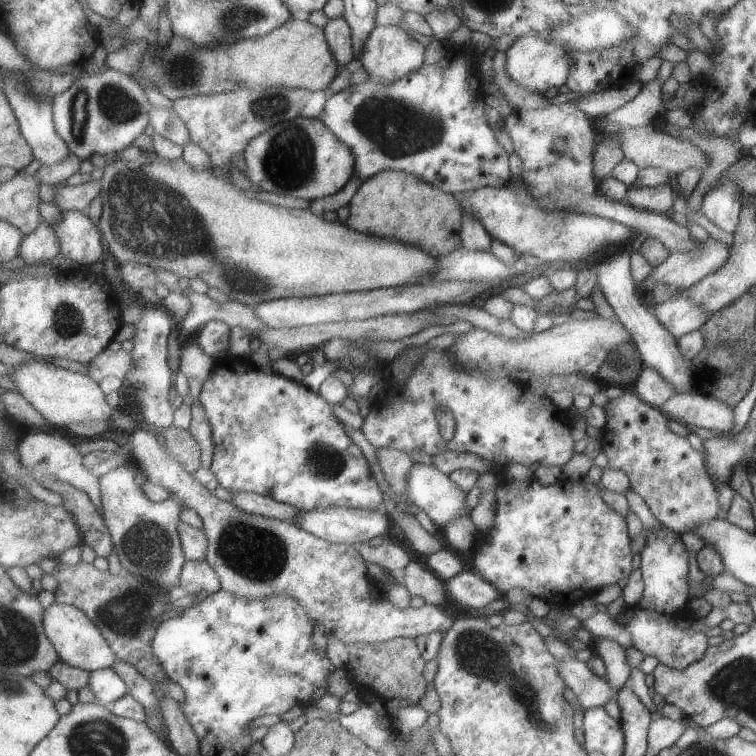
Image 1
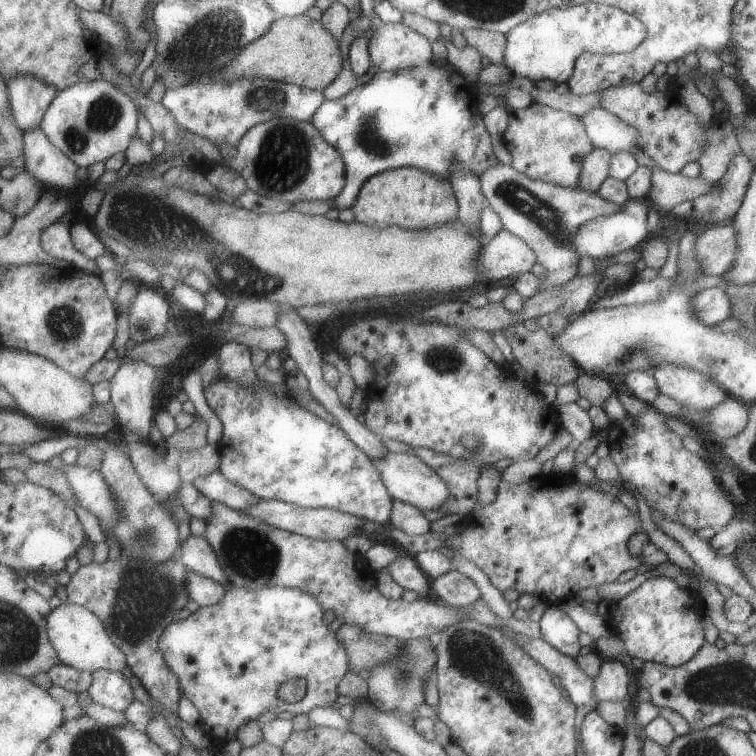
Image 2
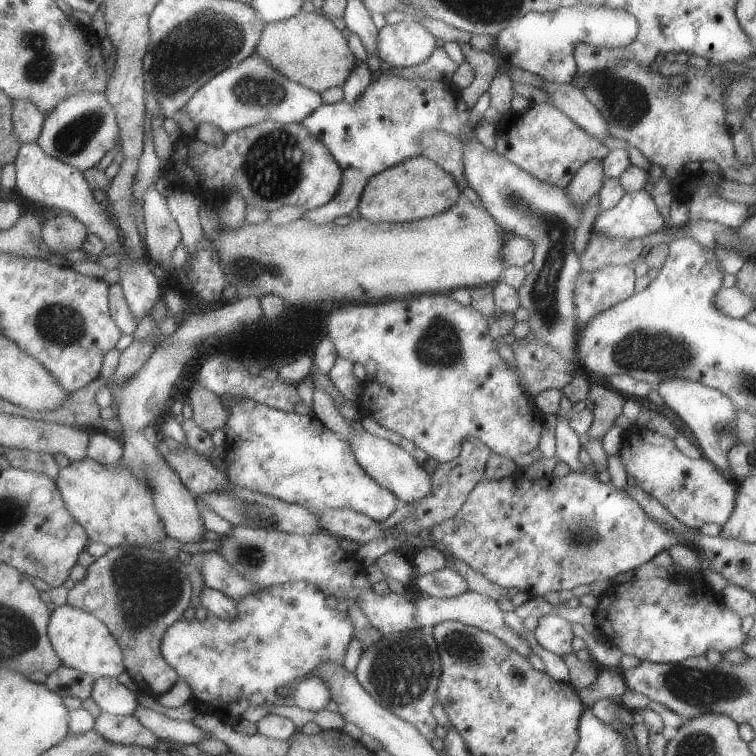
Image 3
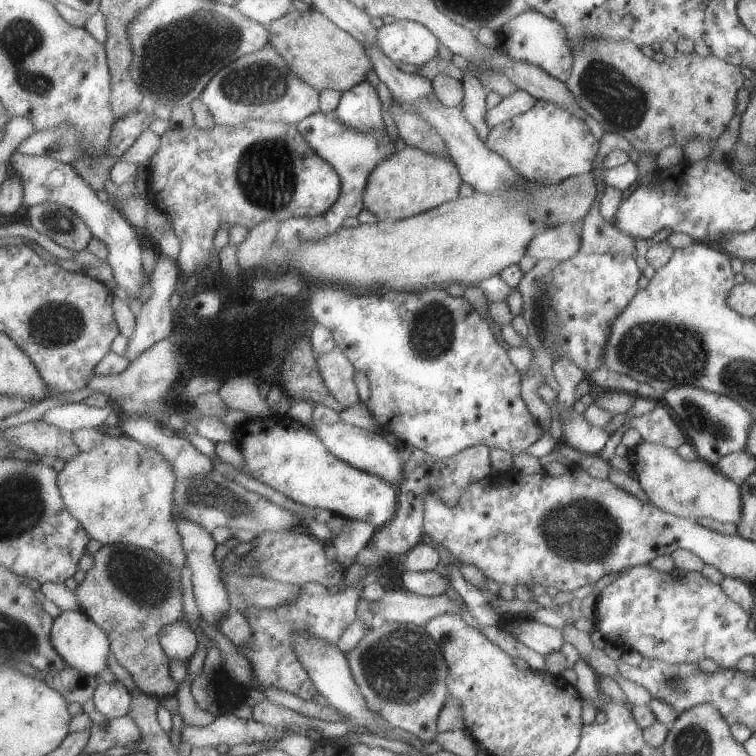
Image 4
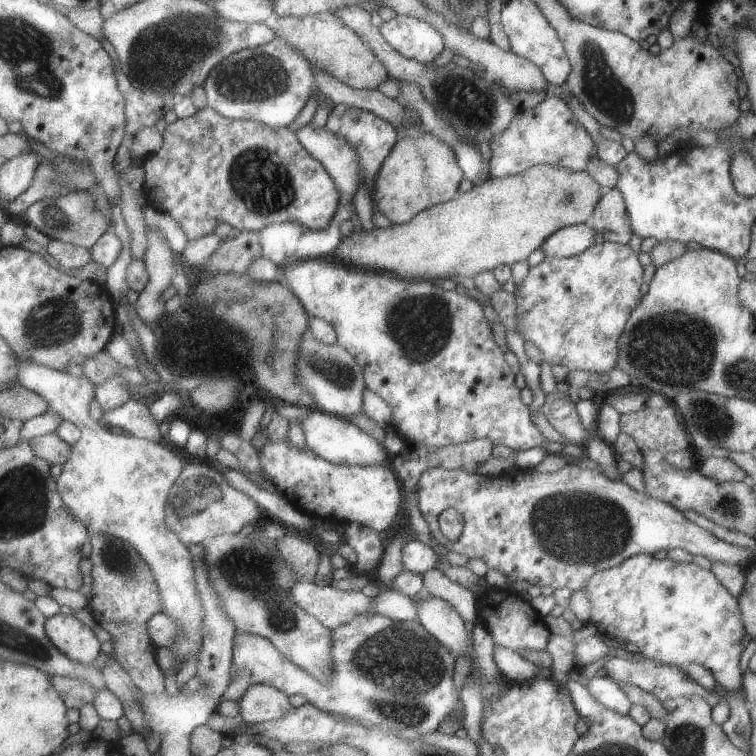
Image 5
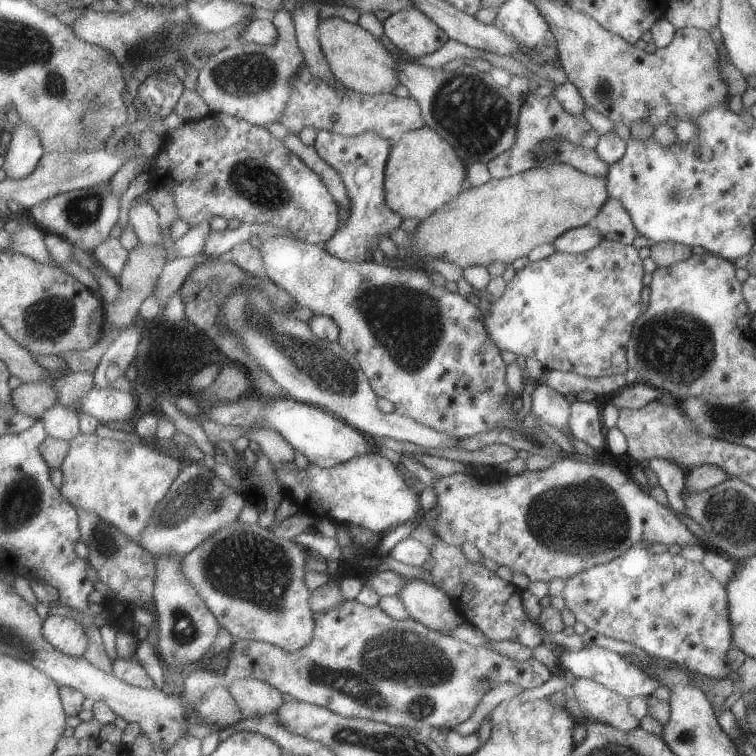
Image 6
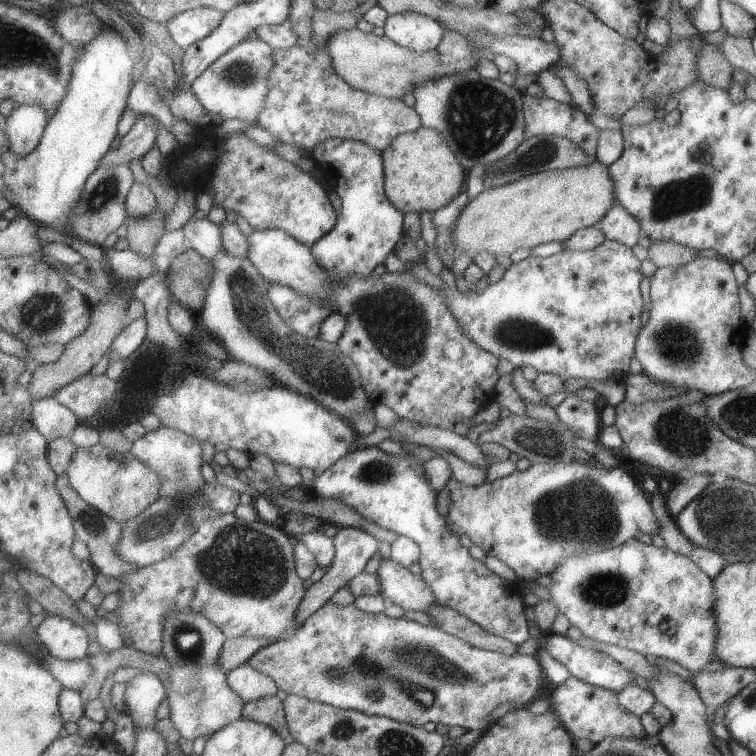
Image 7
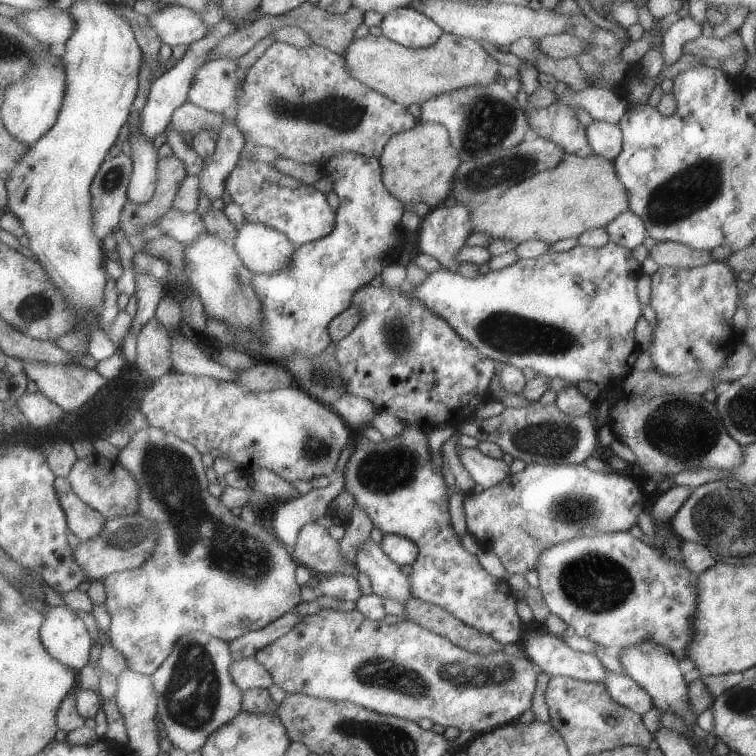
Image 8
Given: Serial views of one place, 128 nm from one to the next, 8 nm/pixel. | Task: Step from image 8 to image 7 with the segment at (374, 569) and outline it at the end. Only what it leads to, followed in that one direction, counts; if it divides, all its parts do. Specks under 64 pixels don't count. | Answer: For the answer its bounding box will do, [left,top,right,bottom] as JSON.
[377,559,437,613]

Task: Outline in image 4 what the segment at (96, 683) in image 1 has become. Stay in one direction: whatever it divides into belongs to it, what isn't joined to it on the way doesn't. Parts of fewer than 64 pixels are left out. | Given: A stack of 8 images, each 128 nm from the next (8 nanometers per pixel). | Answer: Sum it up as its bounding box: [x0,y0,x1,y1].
[94,682,133,719]

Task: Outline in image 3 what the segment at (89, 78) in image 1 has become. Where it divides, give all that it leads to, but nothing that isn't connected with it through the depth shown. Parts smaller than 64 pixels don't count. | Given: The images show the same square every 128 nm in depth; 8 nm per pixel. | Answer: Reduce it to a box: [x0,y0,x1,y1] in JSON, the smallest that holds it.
[37,92,120,171]

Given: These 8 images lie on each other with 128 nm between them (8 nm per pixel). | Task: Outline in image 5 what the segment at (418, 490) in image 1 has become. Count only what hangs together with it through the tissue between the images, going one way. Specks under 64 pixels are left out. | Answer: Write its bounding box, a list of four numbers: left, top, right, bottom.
[301,408,392,465]

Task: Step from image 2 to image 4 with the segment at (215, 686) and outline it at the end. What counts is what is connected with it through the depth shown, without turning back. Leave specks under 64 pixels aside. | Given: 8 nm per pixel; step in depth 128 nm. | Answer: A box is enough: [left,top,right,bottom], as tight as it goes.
[160,582,363,701]

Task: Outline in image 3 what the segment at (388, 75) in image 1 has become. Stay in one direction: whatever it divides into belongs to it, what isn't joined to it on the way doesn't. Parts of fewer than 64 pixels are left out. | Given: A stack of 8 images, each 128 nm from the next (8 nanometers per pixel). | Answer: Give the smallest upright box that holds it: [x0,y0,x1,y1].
[378,18,437,67]

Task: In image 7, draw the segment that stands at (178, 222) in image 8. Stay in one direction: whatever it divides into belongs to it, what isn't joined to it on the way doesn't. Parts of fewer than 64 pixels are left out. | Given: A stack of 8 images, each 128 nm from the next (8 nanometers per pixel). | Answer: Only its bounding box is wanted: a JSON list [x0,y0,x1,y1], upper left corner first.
[181,217,225,260]

